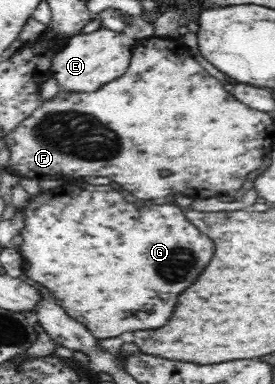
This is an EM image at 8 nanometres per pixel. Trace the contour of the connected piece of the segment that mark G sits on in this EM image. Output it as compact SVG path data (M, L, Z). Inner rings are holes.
M88 183L78 186L66 185L42 191L33 196L30 195L28 205L21 207L21 220L24 227L20 234L24 242L18 246L19 252L26 261L25 275L32 281L46 285L54 293L54 297L58 297L56 302L64 307L64 311L76 321L83 323L97 339L119 336L136 330L158 329L158 327L166 325L166 321L170 319L172 309L176 305L176 297L186 289L186 285L190 285L200 275L200 271L206 267L206 263L210 261L212 251L214 251L214 243L206 235L202 235L202 232L185 218L180 208L172 207L172 205L144 205L144 207L140 207L136 203L126 203L118 191L112 191L106 185L88 185Z

